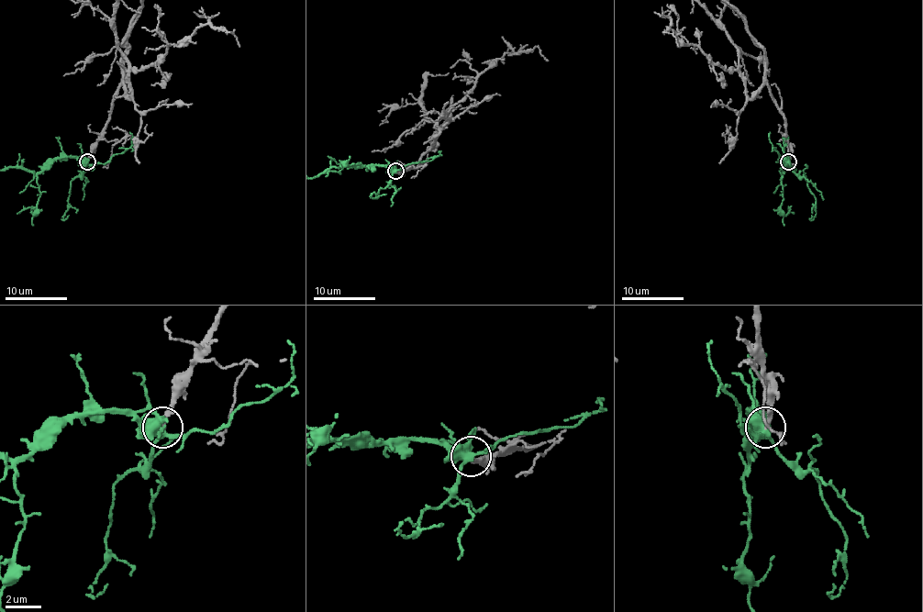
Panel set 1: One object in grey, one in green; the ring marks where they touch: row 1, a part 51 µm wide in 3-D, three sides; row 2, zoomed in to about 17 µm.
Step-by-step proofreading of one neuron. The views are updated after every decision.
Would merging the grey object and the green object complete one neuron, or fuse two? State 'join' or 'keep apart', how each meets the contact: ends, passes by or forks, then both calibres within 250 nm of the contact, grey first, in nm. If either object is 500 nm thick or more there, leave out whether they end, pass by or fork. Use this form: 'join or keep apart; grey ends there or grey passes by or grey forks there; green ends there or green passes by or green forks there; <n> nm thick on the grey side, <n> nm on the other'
join; grey ends there; green forks there; 220 nm thick on the grey side, 440 nm on the other

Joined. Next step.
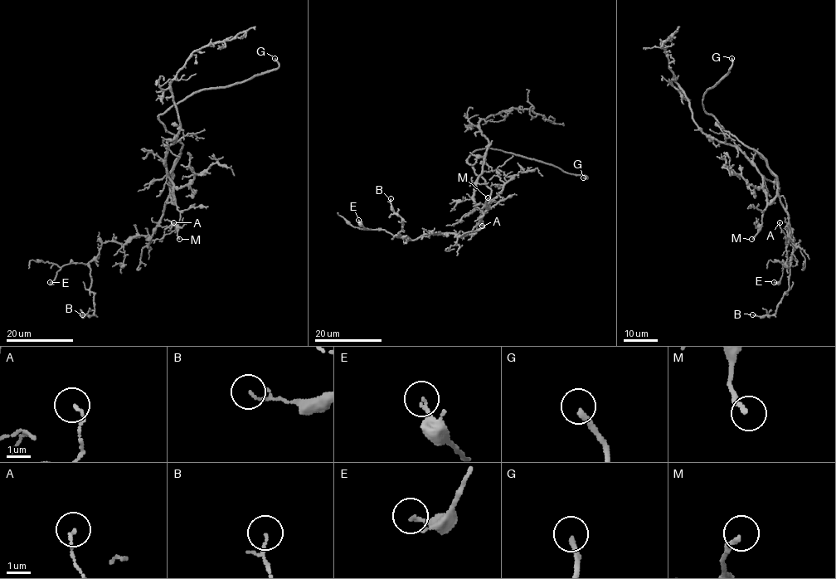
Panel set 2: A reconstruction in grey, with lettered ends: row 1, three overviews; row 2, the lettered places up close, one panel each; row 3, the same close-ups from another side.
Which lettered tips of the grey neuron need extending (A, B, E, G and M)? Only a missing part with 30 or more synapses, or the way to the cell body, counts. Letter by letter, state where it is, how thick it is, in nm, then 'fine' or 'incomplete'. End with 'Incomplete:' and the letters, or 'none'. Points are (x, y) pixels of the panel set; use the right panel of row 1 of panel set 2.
A: (780, 222) | 100 nm | fine
B: (752, 314) | 70 nm | fine
E: (774, 282) | 170 nm | fine
G: (731, 58) | 240 nm | incomplete
M: (751, 239) | 170 nm | incomplete
Incomplete: G, M

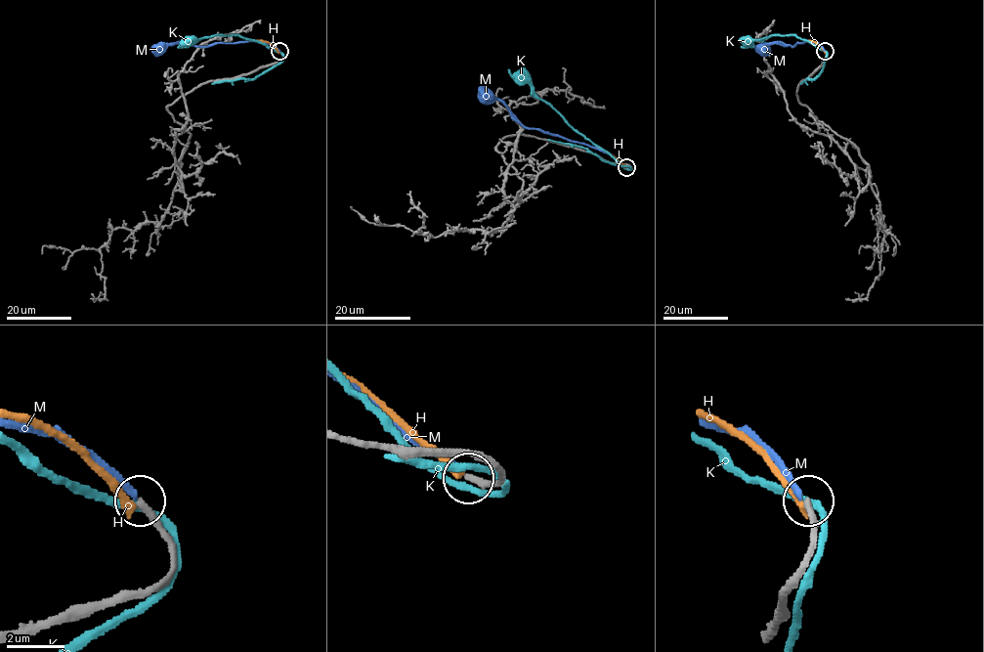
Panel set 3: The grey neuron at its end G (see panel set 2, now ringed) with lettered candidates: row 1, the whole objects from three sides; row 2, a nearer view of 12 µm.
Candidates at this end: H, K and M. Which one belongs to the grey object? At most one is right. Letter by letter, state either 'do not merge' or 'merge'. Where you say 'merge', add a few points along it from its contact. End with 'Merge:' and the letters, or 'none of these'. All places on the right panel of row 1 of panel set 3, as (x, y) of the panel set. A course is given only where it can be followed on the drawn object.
H: do not merge
K: do not merge
M: do not merge
Merge: none of these

